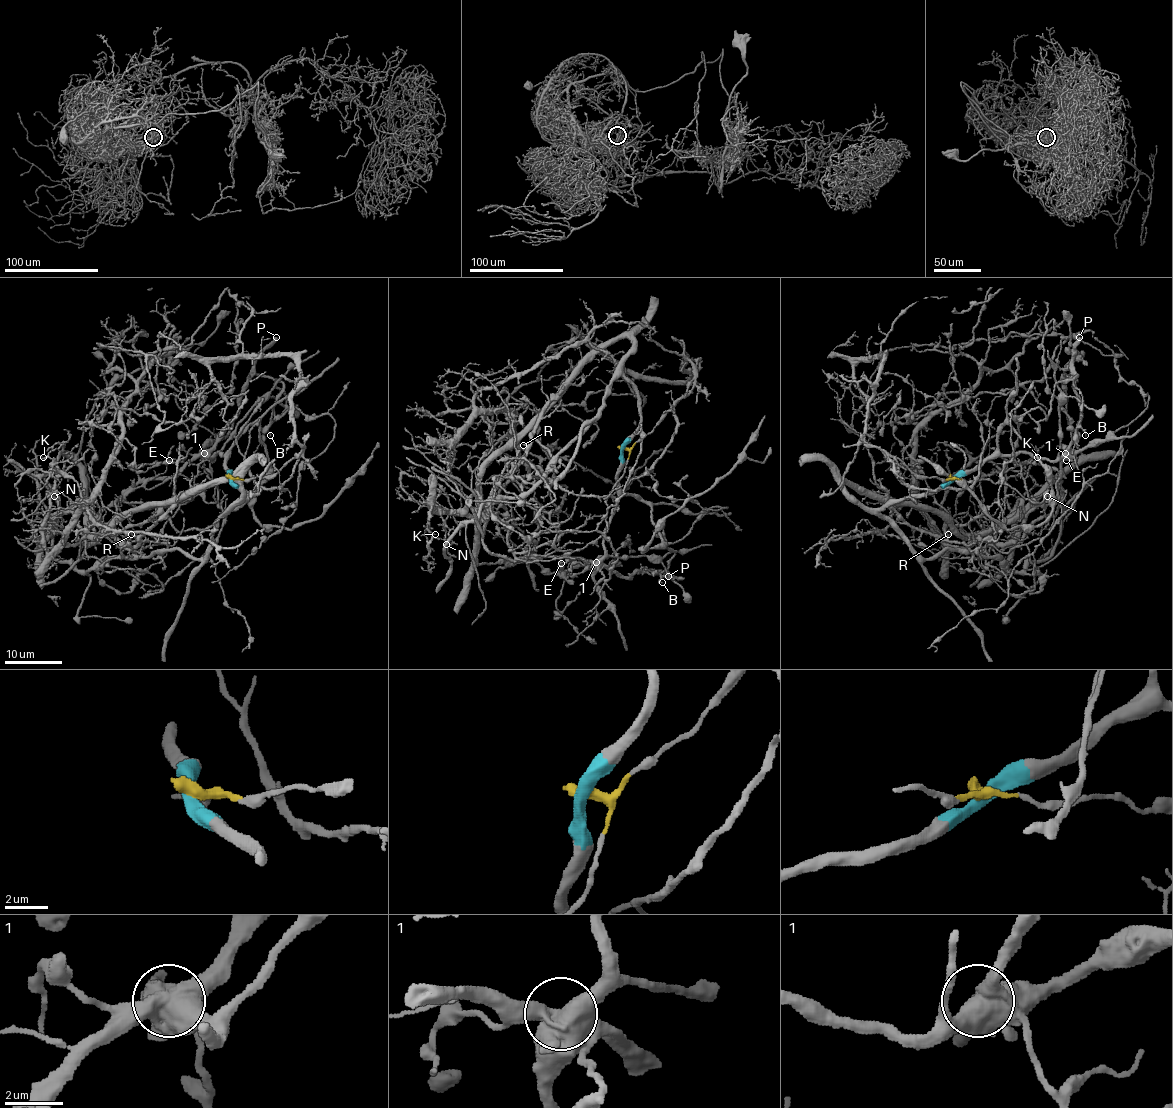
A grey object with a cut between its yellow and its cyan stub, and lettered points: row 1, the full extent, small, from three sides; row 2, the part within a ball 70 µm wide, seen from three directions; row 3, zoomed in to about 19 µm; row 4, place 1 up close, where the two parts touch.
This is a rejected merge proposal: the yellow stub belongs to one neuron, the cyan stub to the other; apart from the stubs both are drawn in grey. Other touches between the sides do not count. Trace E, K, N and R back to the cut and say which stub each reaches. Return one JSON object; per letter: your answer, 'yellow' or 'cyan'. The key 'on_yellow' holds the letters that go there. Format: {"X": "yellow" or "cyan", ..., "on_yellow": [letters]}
{"E": "yellow", "K": "cyan", "N": "cyan", "R": "cyan", "on_yellow": ["E"]}

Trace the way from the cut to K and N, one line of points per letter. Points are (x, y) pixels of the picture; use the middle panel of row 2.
K: (622, 448), (640, 401), (618, 376), (536, 483), (507, 475), (481, 517), (429, 503), (435, 535)
N: (622, 448), (640, 401), (618, 376), (537, 483), (507, 475), (481, 517), (451, 513), (445, 545)

